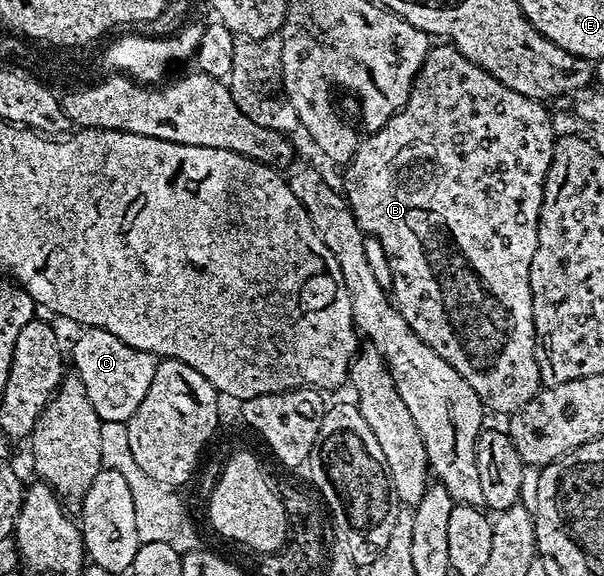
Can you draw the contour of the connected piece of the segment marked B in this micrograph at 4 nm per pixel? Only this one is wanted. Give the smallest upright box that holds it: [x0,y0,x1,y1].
[343,42,553,413]

